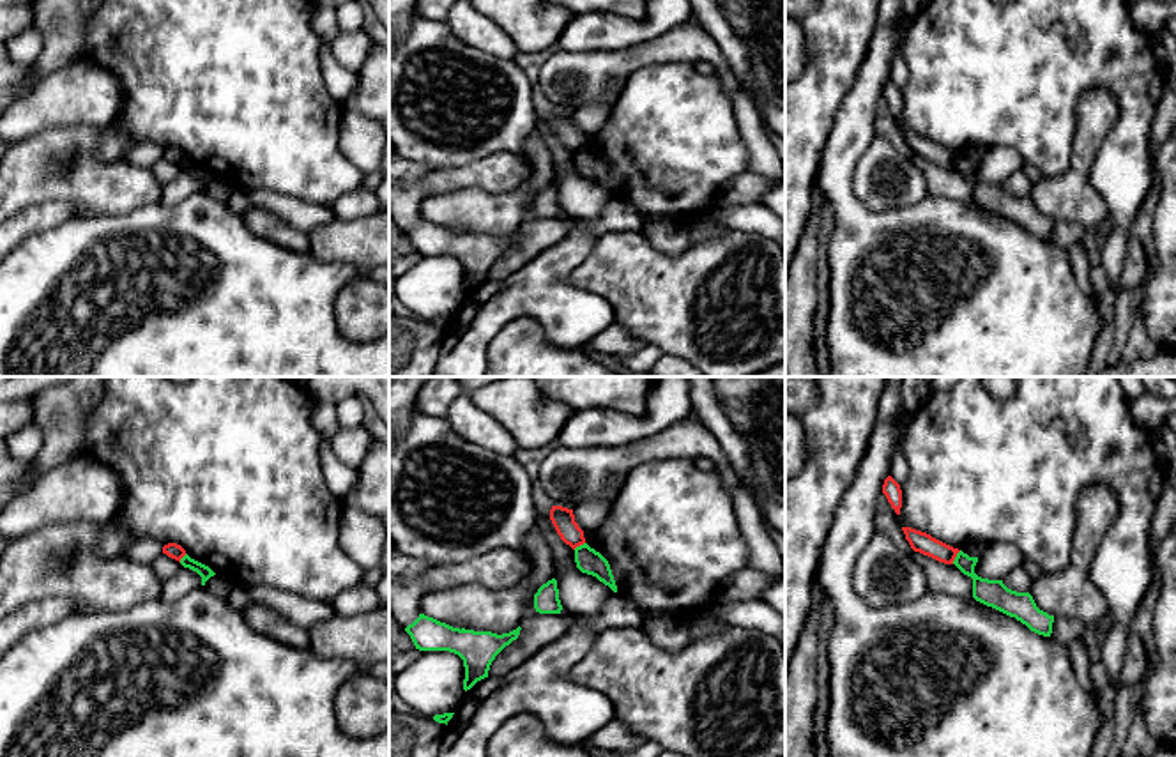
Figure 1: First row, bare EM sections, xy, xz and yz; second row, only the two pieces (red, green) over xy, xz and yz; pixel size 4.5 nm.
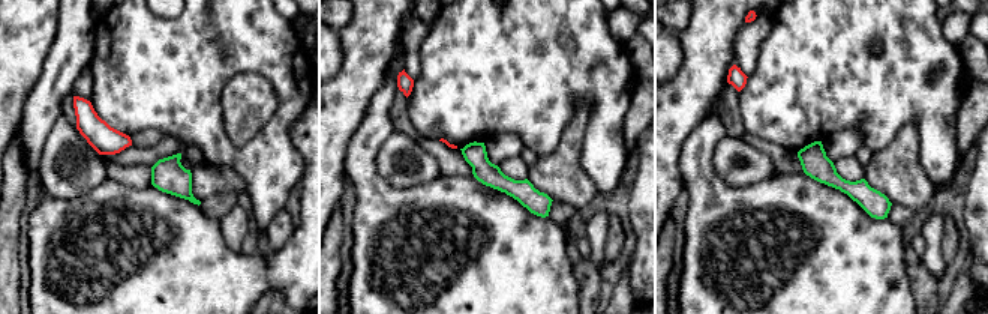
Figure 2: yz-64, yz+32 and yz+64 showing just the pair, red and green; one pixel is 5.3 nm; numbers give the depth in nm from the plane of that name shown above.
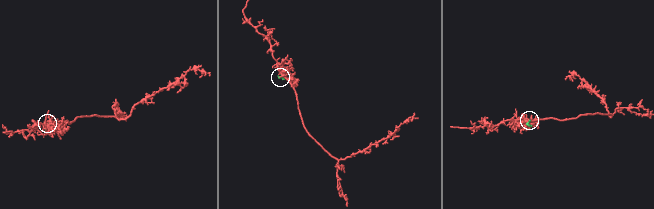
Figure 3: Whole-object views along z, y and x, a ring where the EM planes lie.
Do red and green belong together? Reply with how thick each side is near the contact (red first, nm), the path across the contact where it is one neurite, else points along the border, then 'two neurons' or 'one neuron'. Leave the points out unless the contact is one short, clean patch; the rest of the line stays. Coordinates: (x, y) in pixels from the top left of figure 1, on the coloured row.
calibres 100 and 130 nm; border yz (961, 550), (952, 563); two neurons

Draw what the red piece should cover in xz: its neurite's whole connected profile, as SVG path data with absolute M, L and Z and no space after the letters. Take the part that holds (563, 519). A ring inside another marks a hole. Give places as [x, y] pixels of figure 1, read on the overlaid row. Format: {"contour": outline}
{"contour": "M552 506L550 520L561 539L573 550L585 543L584 531L575 522L573 509L562 506Z"}

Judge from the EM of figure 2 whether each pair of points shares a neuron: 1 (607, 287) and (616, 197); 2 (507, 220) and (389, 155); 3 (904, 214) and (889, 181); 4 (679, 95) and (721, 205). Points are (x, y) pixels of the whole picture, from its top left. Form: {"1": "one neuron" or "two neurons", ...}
{"1": "one neuron", "2": "two neurons", "3": "two neurons", "4": "two neurons"}

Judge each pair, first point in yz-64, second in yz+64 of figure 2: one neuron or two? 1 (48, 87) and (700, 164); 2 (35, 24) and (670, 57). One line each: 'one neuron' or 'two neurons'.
1: one neuron
2: two neurons

